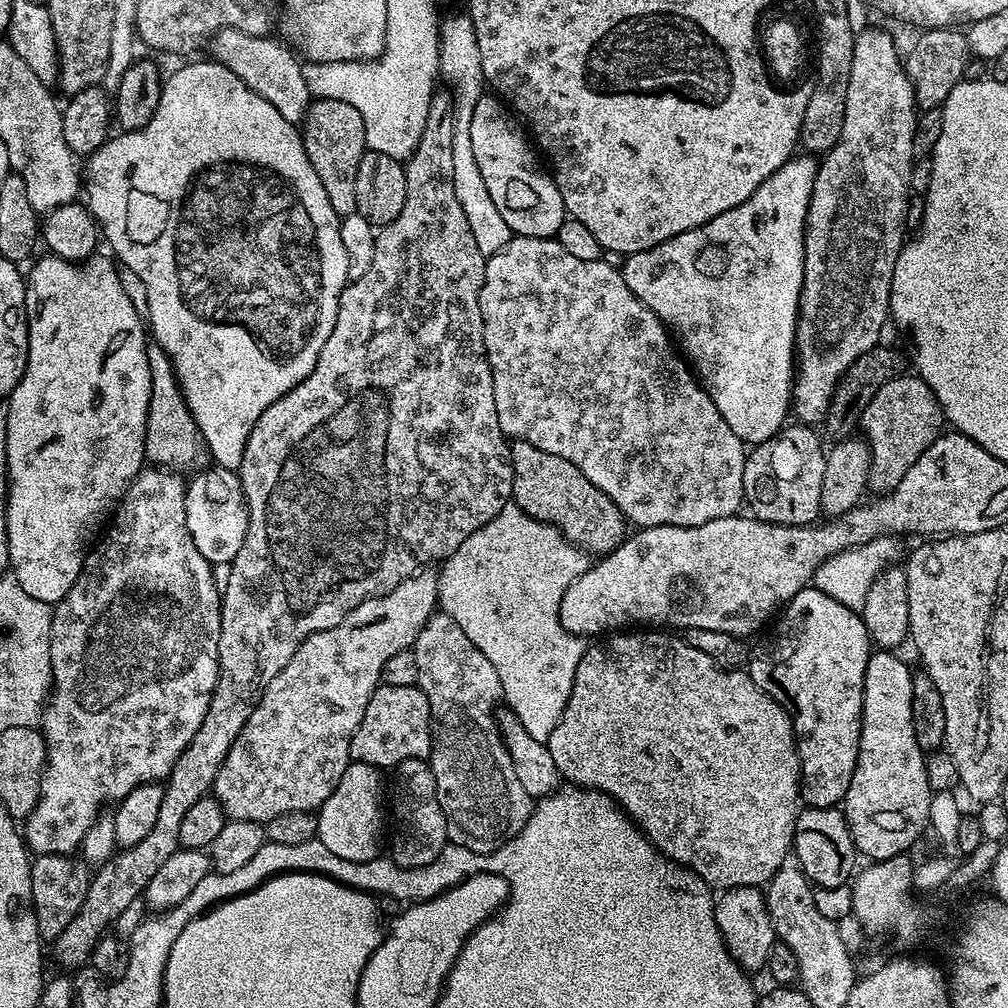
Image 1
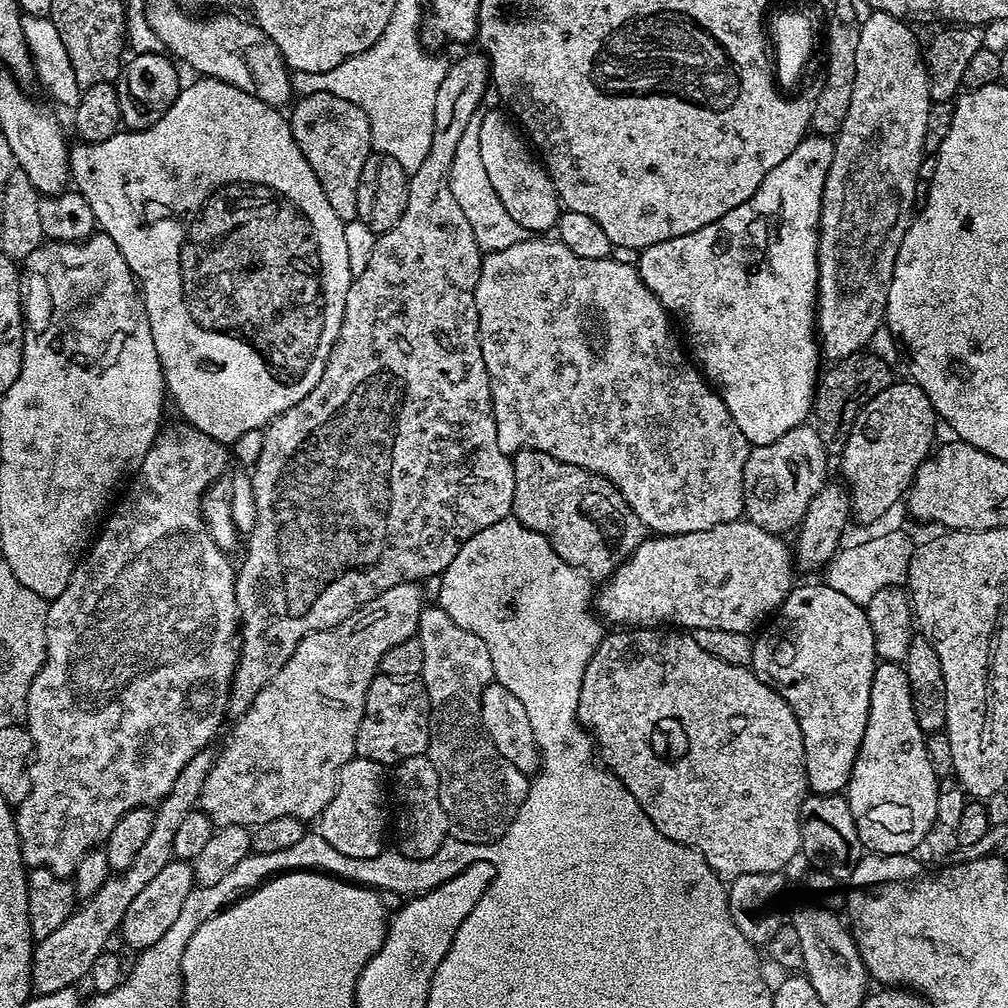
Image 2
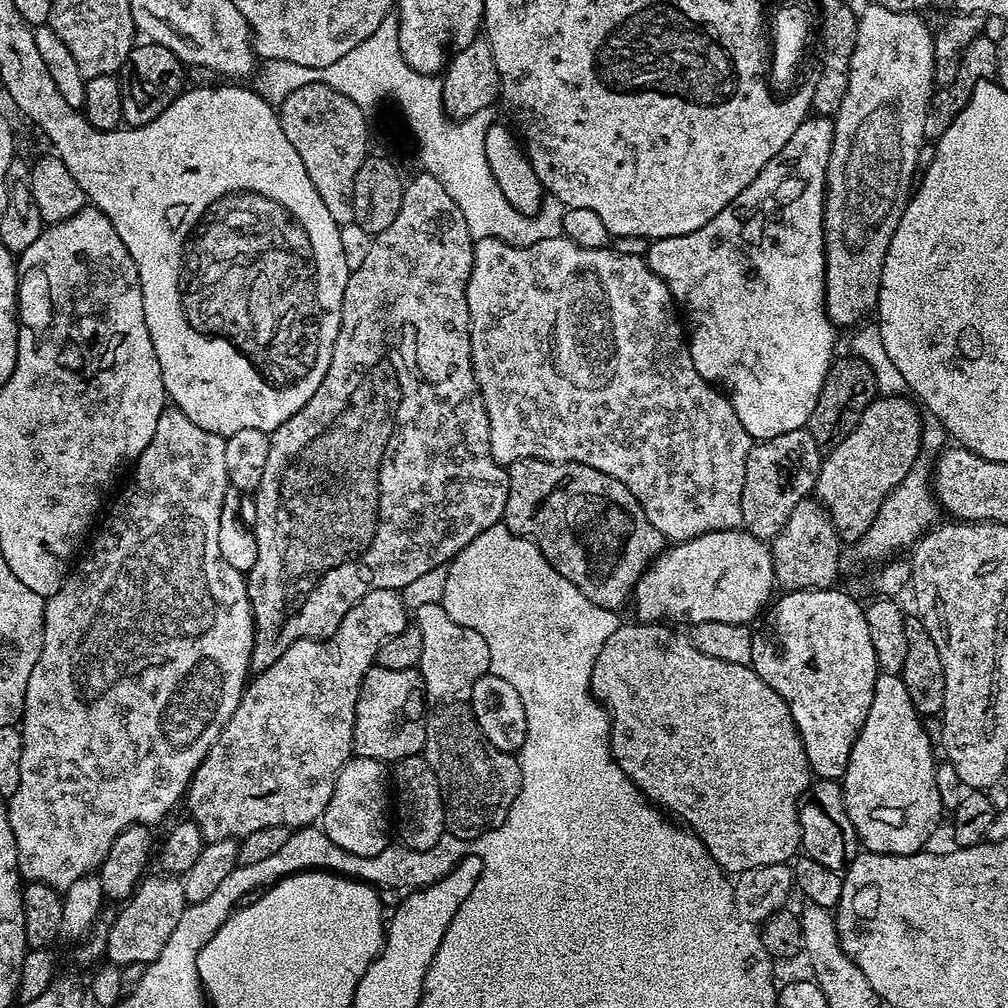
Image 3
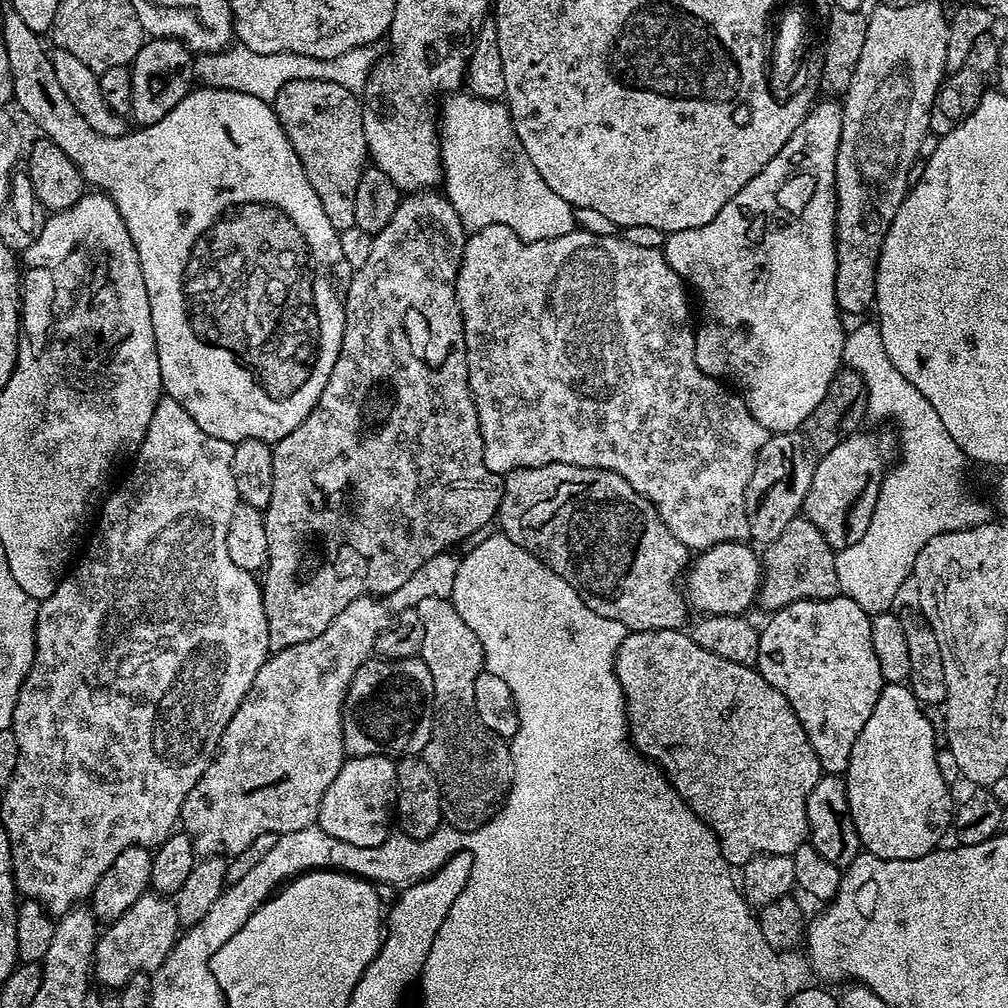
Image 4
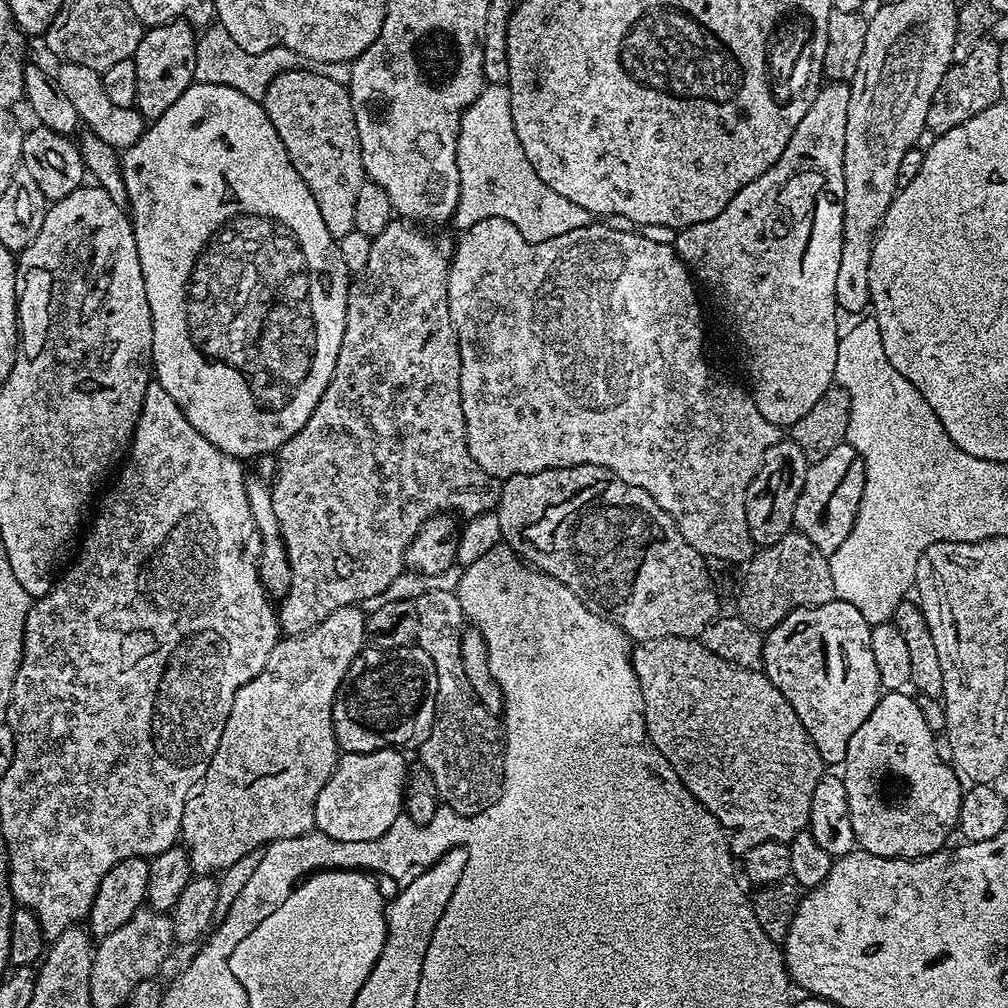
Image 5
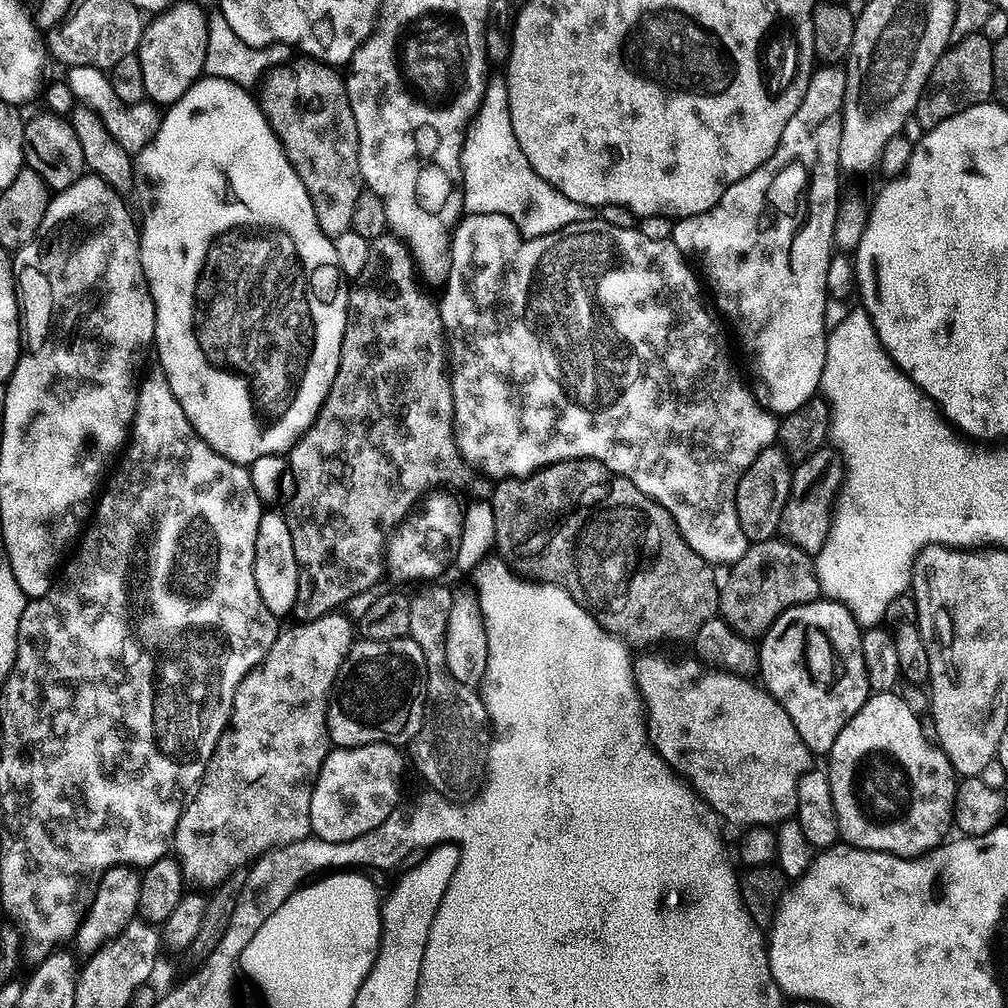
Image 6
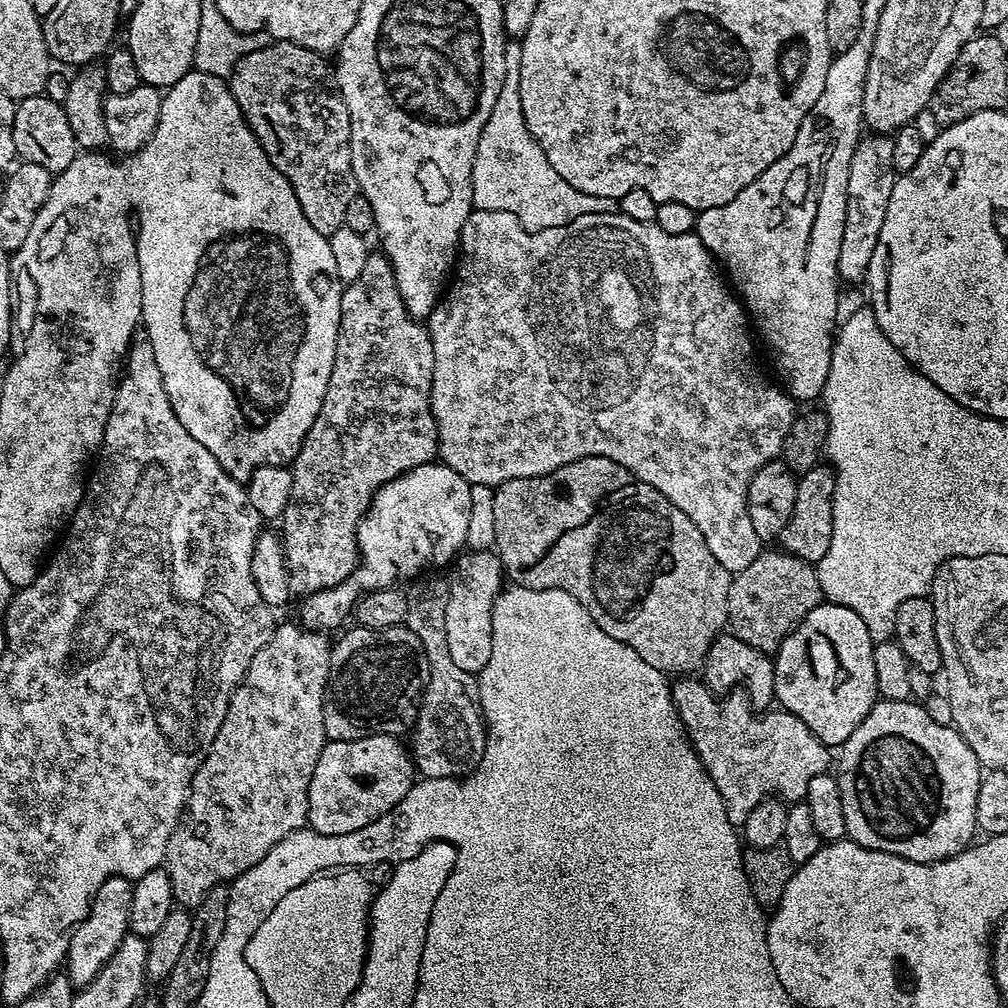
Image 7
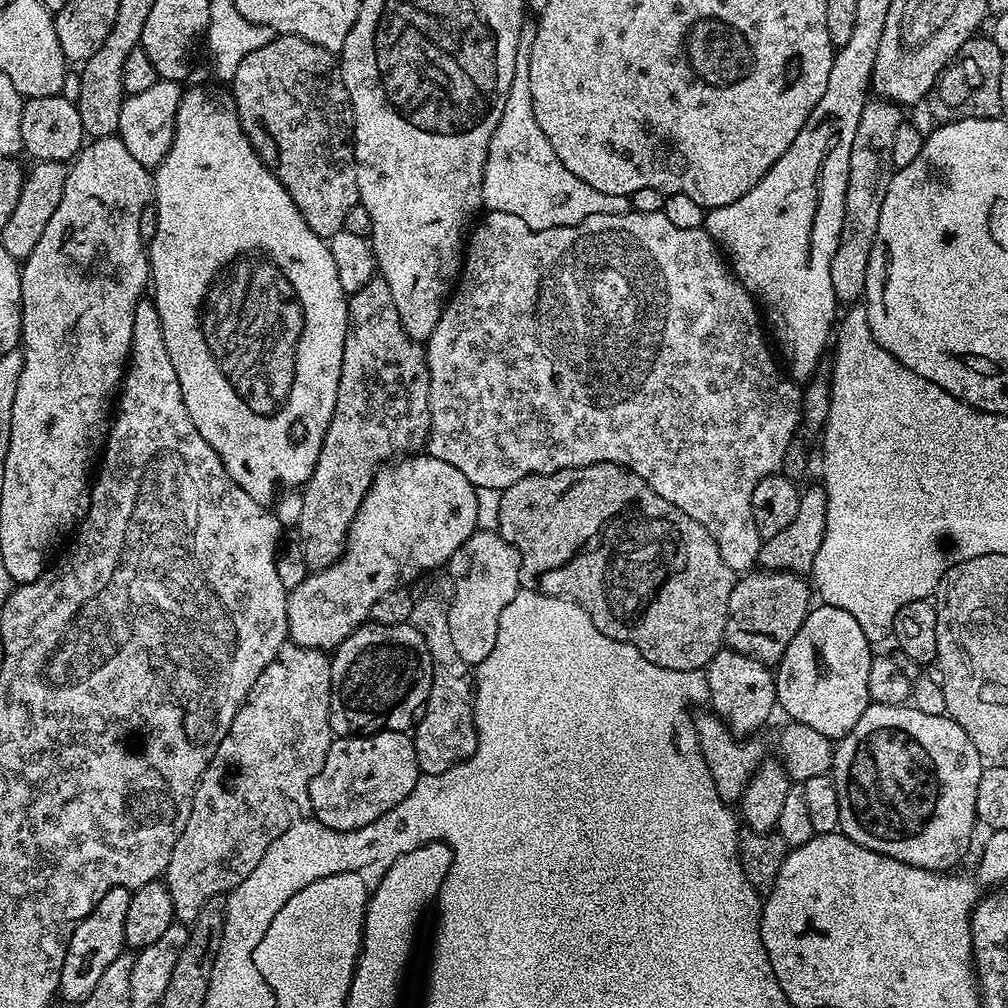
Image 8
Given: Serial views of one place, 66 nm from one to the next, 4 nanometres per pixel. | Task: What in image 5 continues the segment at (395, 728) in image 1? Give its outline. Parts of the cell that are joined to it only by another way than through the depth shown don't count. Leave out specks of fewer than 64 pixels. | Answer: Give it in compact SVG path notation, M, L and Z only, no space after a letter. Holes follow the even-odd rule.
M407 644L401 648L377 648L365 646L350 662L350 670L342 678L336 691L332 707L332 721L336 746L341 753L373 752L383 748L407 749L407 744L419 746L430 734L432 720L436 717L434 703L434 681L436 671L430 654L422 650L419 644Z

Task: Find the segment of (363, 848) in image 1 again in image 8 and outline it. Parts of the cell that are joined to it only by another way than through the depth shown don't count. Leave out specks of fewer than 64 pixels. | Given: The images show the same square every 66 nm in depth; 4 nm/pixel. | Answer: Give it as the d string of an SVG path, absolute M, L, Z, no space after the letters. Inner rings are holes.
M374 732L371 736L345 736L333 739L326 754L326 762L318 770L308 791L311 815L322 826L330 826L339 832L361 828L374 822L394 806L398 806L398 802L402 802L402 798L406 798L410 790L414 790L421 775L412 736L408 732Z

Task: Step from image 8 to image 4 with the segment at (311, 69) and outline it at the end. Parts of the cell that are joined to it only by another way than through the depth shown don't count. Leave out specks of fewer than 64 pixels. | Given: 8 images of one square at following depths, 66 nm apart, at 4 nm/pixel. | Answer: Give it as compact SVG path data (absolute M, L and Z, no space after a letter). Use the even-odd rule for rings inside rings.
M286 82L278 90L274 107L286 138L294 146L294 154L302 162L302 170L306 170L306 178L310 178L310 186L314 186L314 194L318 194L318 202L322 202L330 226L339 233L355 228L354 198L370 160L357 93L334 82Z

